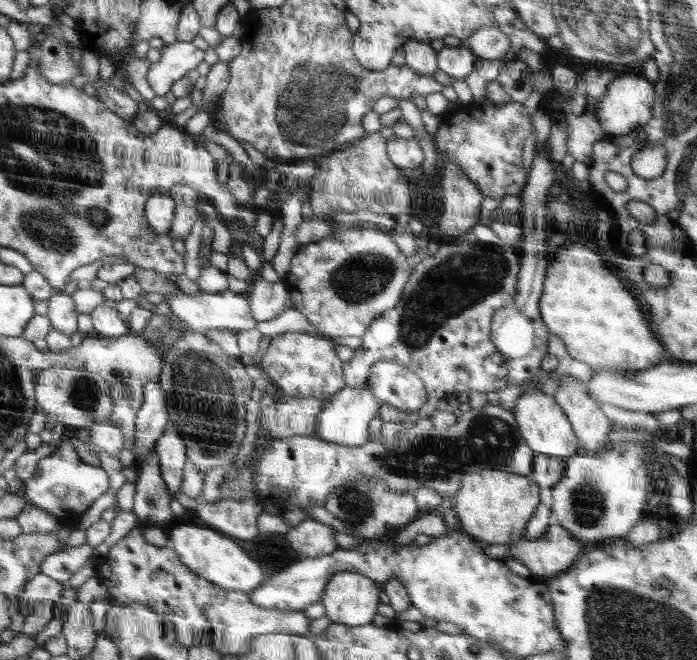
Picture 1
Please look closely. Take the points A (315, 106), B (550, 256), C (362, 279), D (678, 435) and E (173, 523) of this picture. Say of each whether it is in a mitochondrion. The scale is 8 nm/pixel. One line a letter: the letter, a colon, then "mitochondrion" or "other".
A: mitochondrion
B: other
C: mitochondrion
D: other
E: other

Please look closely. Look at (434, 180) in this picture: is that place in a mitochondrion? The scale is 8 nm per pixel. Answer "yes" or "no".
no

